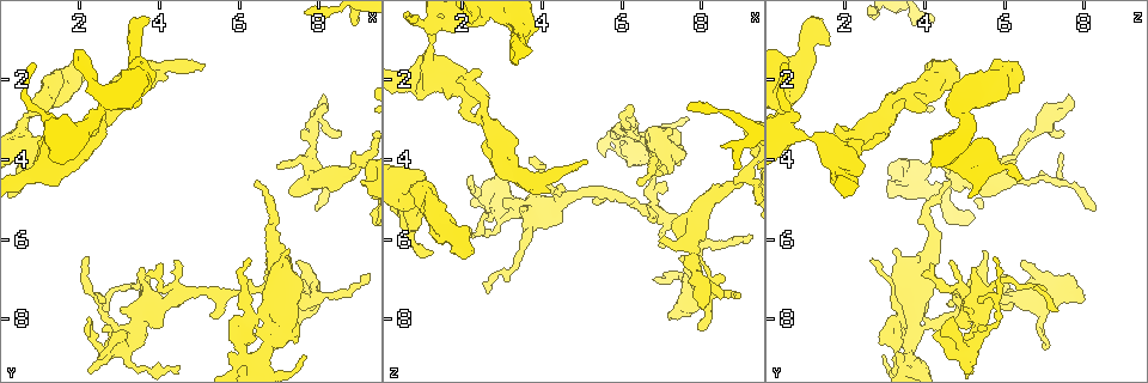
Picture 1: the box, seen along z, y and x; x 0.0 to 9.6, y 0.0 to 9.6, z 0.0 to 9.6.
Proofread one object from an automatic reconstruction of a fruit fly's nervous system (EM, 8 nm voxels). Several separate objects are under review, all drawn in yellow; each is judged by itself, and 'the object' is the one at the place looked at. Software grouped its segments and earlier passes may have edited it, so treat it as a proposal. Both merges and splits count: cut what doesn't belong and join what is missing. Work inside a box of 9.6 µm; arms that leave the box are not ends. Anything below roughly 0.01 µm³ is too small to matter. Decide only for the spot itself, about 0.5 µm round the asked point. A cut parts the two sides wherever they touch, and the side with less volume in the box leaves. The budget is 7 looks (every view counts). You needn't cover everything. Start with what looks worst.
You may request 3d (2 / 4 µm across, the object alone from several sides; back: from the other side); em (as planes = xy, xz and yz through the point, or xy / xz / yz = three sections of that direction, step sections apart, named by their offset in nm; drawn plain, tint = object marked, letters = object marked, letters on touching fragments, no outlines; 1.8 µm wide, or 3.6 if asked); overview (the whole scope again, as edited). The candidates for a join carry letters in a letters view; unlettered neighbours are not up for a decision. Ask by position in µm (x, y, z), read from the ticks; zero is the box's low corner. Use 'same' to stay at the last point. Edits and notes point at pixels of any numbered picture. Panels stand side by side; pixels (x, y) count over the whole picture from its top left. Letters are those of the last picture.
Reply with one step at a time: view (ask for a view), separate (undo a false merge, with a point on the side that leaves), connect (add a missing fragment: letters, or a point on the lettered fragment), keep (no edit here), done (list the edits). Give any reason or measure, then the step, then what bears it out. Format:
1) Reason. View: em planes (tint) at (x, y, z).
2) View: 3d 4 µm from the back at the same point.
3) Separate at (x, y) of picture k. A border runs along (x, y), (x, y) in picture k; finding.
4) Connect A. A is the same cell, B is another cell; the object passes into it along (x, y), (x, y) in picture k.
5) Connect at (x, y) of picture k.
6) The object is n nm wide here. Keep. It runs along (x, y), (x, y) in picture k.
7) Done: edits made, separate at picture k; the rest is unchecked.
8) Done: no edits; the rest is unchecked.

Tapers out. View: 3d 4 µm at (7.95, 5.20, 8.25).

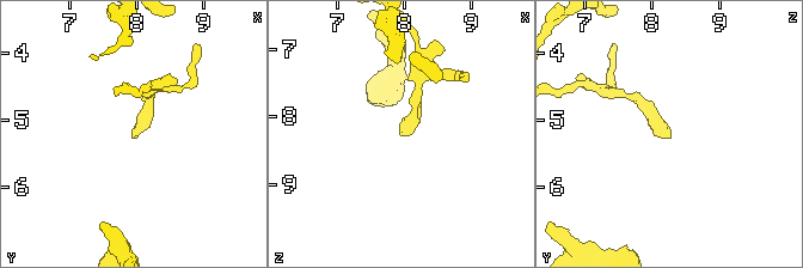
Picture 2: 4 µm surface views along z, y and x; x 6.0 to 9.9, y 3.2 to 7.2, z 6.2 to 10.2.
View: em xz step 8 (tint) at (7.95, 5.25, 8.25).

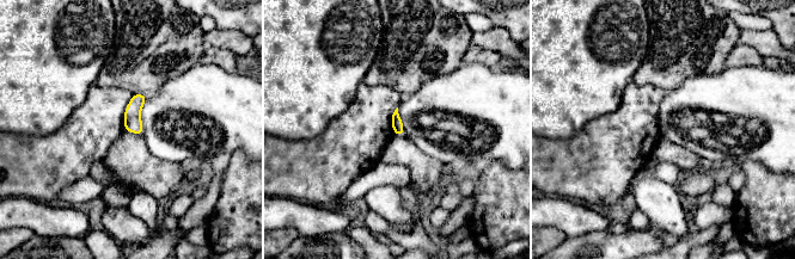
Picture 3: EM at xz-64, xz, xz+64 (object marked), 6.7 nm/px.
Another direction. View: em planes (letters) at the same point.

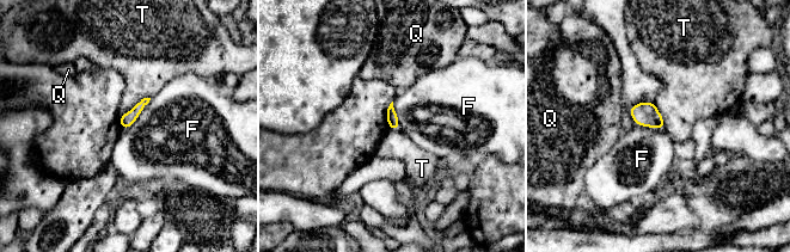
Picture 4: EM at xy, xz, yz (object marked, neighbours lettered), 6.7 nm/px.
Keep. F, Q and T are other cells; a border runs along (151, 98), (139, 116), (122, 129) in picture 4; no lettered fragment goes on from it.

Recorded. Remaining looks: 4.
A fork. View: 3d 4 µm at (3.20, 8.60, 5.15).

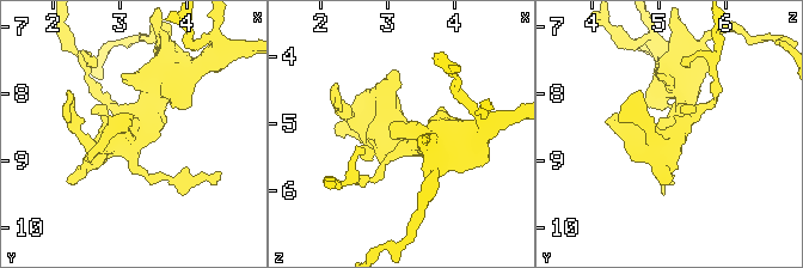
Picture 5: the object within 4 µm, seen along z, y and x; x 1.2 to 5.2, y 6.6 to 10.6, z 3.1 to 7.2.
View: em 3.6 µm planes (letters) at (3.20, 8.70, 5.15).

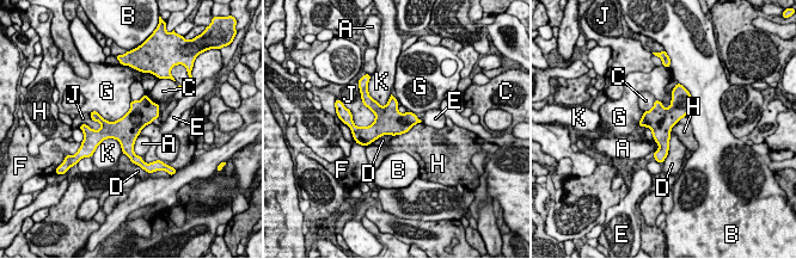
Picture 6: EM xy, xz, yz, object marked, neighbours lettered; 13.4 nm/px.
The object is 360 nm wide here; the longest contact is with G, 600 nm. Keep. A, B, C, D, E, F, G, H, J and K are other cells; all the same cell.

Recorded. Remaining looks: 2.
Thick turns thin. View: em 3.6 µm planes (letters) at (2.15, 3.65, 2.15).

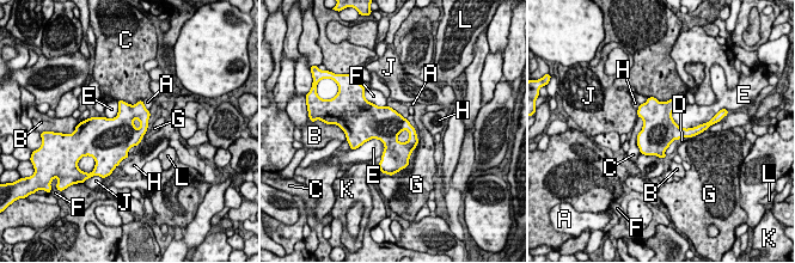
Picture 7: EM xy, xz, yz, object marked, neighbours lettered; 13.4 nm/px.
The object is 460 nm wide here. Keep. A, B, C, D, E, F, G, H, J, K and L are other cells; a border runs along (671, 112), (680, 127), (702, 124) in picture 7; one cell here.

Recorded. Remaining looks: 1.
Done: no edits; the rest is unchecked.

